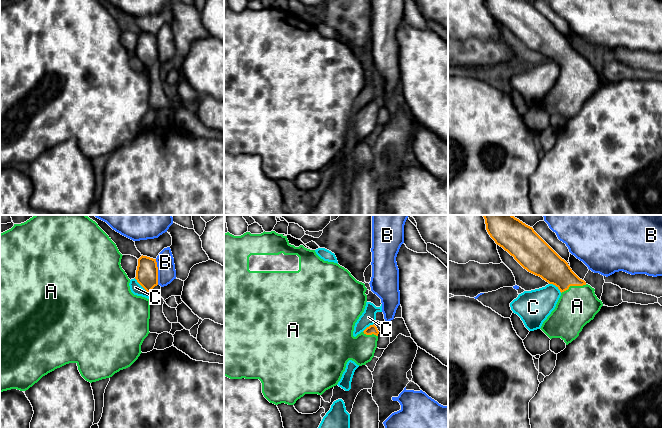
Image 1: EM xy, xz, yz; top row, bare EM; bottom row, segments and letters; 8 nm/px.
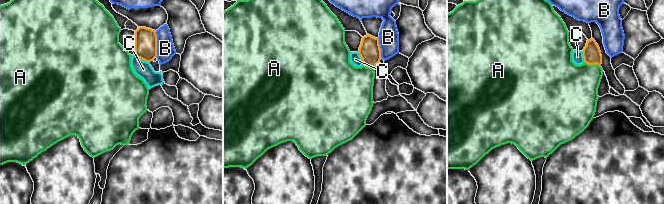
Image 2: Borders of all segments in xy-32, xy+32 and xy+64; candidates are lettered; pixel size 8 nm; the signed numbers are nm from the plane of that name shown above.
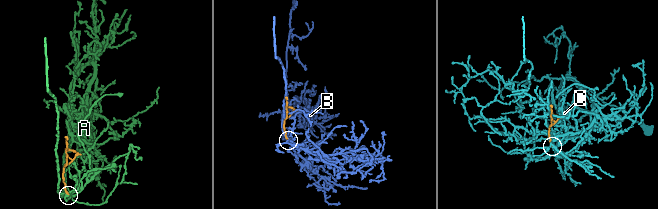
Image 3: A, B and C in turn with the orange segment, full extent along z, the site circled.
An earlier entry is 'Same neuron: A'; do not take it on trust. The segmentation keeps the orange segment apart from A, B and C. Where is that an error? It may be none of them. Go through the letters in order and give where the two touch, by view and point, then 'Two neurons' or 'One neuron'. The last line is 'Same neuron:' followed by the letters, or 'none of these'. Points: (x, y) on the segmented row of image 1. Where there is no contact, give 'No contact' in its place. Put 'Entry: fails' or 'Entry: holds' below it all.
A: Touches orange at yz (573, 285). One neuron
B: Touches orange at xy (157, 272). Two neurons
C: Touches orange at xy (142, 286). Two neurons
Same neuron: A
Entry: holds

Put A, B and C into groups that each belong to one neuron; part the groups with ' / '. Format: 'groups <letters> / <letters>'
groups A / B / C

